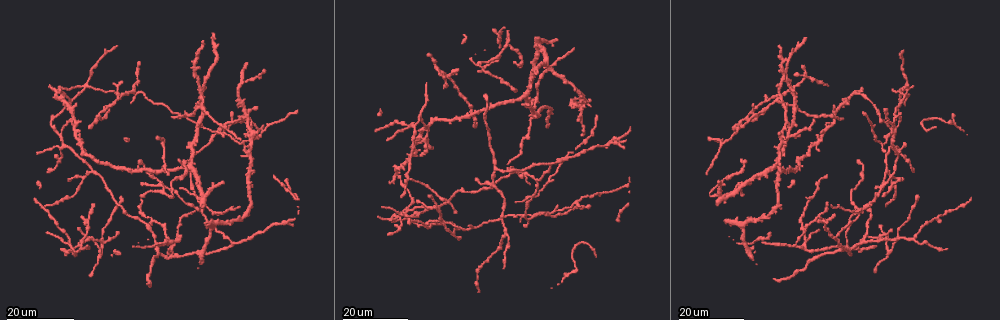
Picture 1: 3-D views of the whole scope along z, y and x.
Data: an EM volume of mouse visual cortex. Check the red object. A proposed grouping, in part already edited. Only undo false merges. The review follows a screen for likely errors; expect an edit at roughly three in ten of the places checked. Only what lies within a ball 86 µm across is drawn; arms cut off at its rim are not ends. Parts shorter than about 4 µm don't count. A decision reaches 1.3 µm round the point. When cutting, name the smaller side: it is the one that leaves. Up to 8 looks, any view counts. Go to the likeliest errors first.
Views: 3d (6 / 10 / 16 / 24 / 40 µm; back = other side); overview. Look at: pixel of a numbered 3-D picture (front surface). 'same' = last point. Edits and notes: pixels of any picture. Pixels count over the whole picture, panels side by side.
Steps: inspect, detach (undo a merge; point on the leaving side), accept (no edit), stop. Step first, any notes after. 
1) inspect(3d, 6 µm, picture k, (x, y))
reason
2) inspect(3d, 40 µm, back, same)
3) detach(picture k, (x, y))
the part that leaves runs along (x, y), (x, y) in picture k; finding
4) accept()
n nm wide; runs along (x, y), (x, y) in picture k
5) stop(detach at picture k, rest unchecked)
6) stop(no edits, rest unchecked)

inspect(3d, 16 µm, picture 1, (876, 197))
looks like a crossing

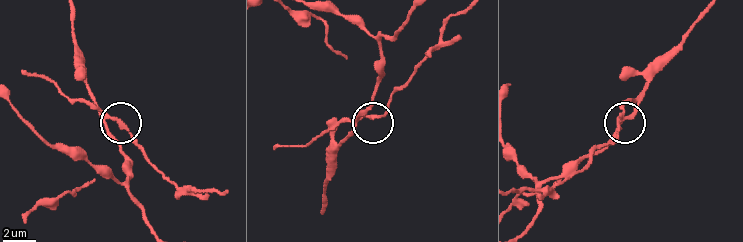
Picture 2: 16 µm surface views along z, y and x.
inspect(3d, 6 µm, picture 2, (622, 116))
zoom in

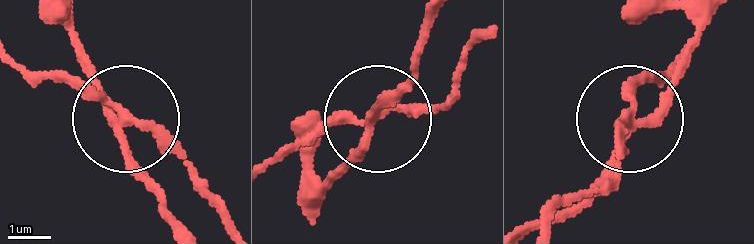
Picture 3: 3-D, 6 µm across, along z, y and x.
inspect(3d, 6 µm, back, picture 3, (129, 119))

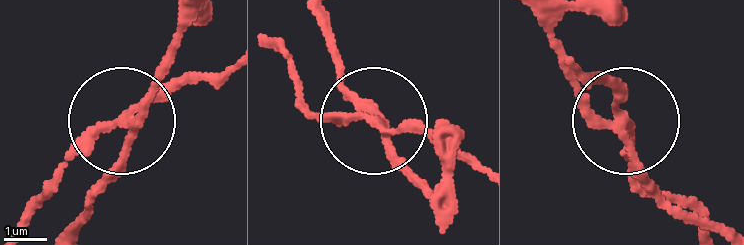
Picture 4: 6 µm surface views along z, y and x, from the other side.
detach(picture 4, (66, 153))
4 arms; the part that leaves runs along (124, 119), (42, 194), (24, 226) in picture 4; two neurons meet here

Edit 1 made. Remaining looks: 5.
inspect(3d, 24 µm, picture 1, (170, 256))
small branch off a trunk

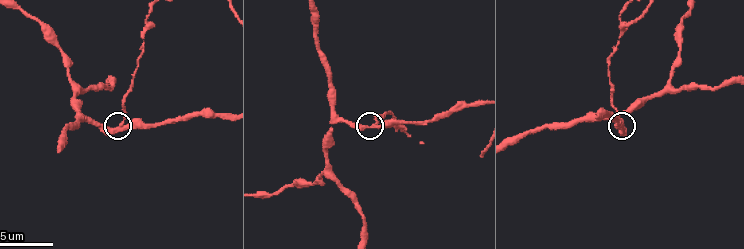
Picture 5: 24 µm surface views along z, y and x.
inspect(3d, 10 µm, picture 5, (374, 124))
closer look

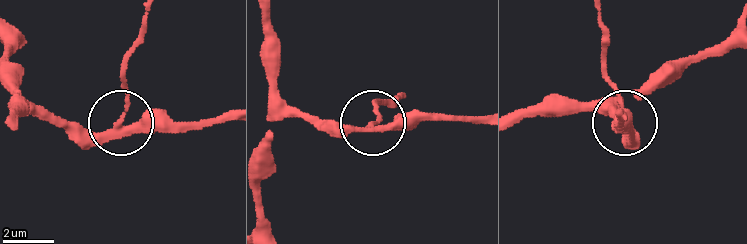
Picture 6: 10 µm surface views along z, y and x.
detach(picture 6, (130, 93))
210 nm wide; two neurons meet here

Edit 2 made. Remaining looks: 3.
inspect(overview)

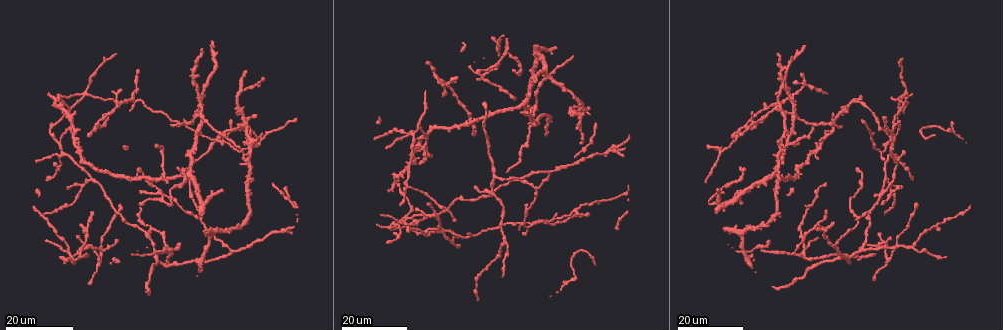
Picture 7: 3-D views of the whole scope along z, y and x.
inspect(3d, 24 µm, picture 7, (891, 260))

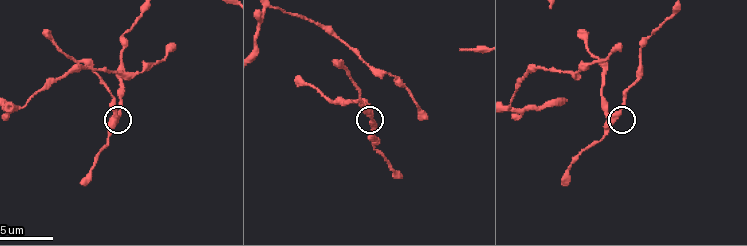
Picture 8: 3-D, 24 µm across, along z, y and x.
inspect(3d, 6 µm, picture 8, (120, 114))

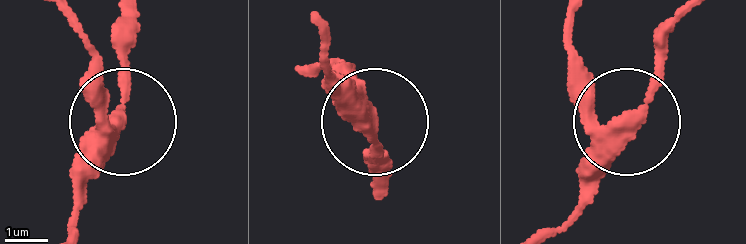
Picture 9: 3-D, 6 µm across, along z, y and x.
accept()
all the same neuron

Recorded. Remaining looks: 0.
stop(detach at picture 4, detach at picture 6, rest unchecked)

